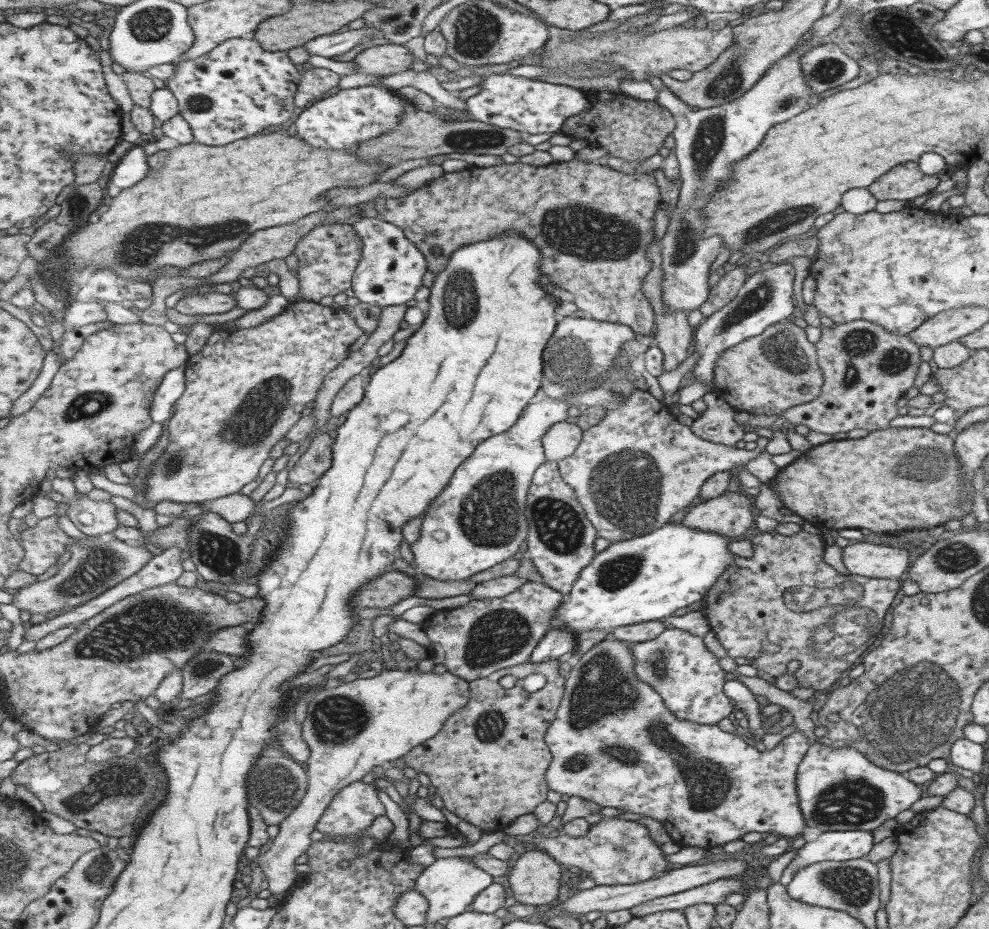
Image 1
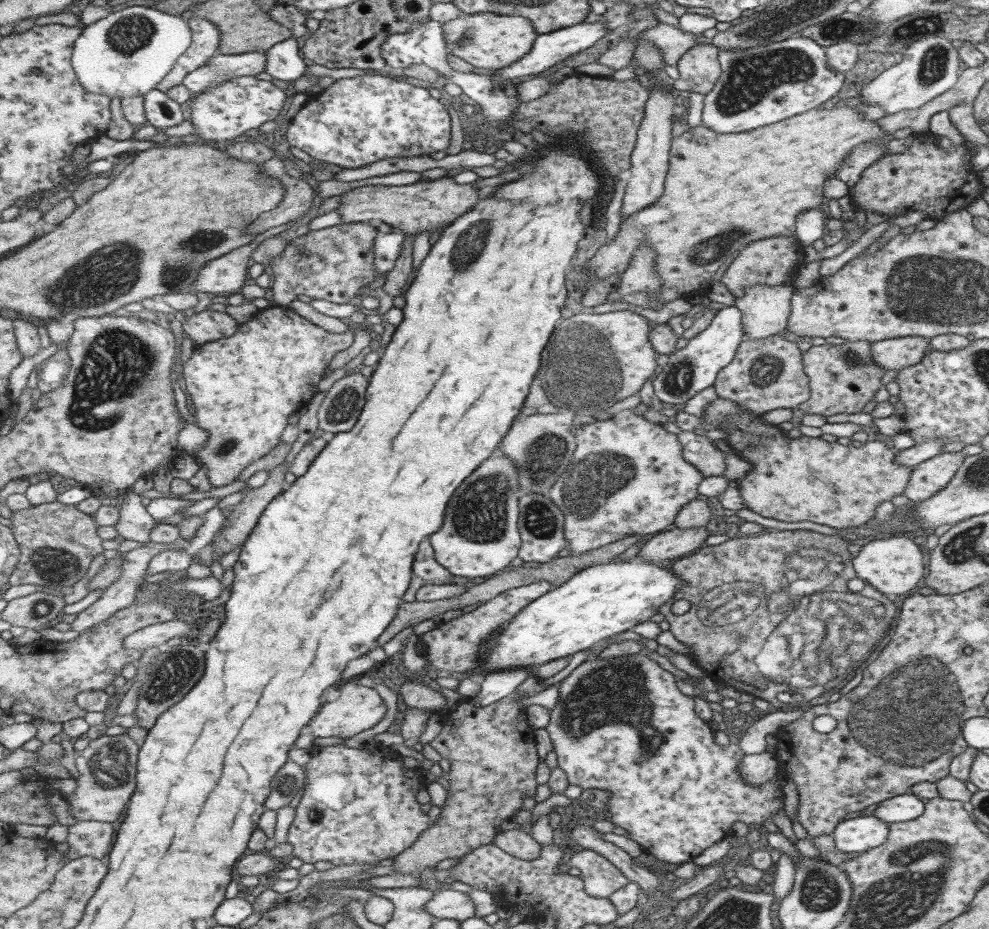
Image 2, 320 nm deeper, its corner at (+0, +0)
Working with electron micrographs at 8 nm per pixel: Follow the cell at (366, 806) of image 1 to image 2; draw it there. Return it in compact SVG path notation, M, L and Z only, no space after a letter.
M369 742L366 746L359 748L349 748L344 745L322 746L312 749L312 759L306 765L306 787L300 798L298 806L295 808L295 816L293 822L288 829L288 843L292 845L293 851L291 855L301 859L303 863L315 864L315 862L329 862L335 866L343 866L343 864L378 864L381 860L395 860L398 855L402 855L407 849L415 845L419 841L420 836L430 827L429 816L422 809L422 804L417 800L417 794L421 790L427 788L424 775L418 767L409 768L401 756L396 754L389 747L381 742Z

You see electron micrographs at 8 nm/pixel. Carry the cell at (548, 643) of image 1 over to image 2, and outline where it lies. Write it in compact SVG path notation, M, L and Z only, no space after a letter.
M509 668L488 673L483 681L481 692L474 697L479 706L493 704L516 690L516 686L533 672L531 668Z

